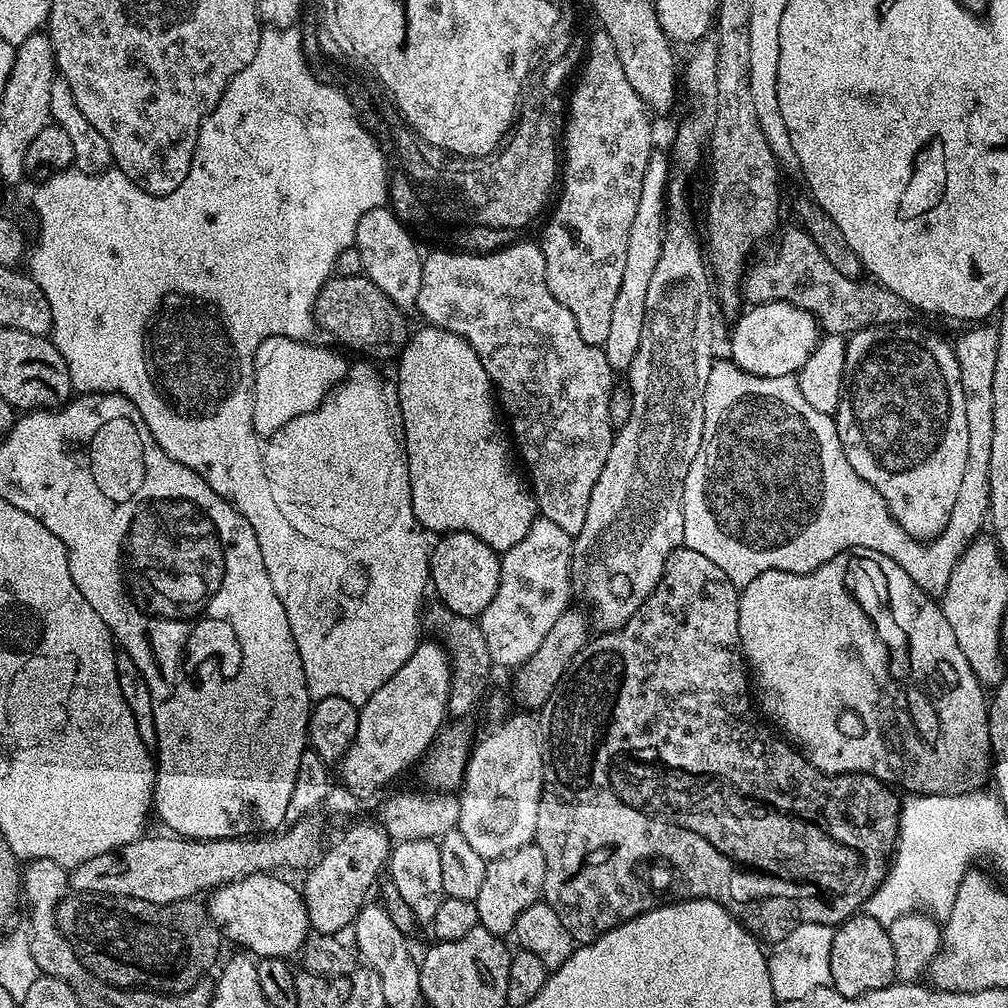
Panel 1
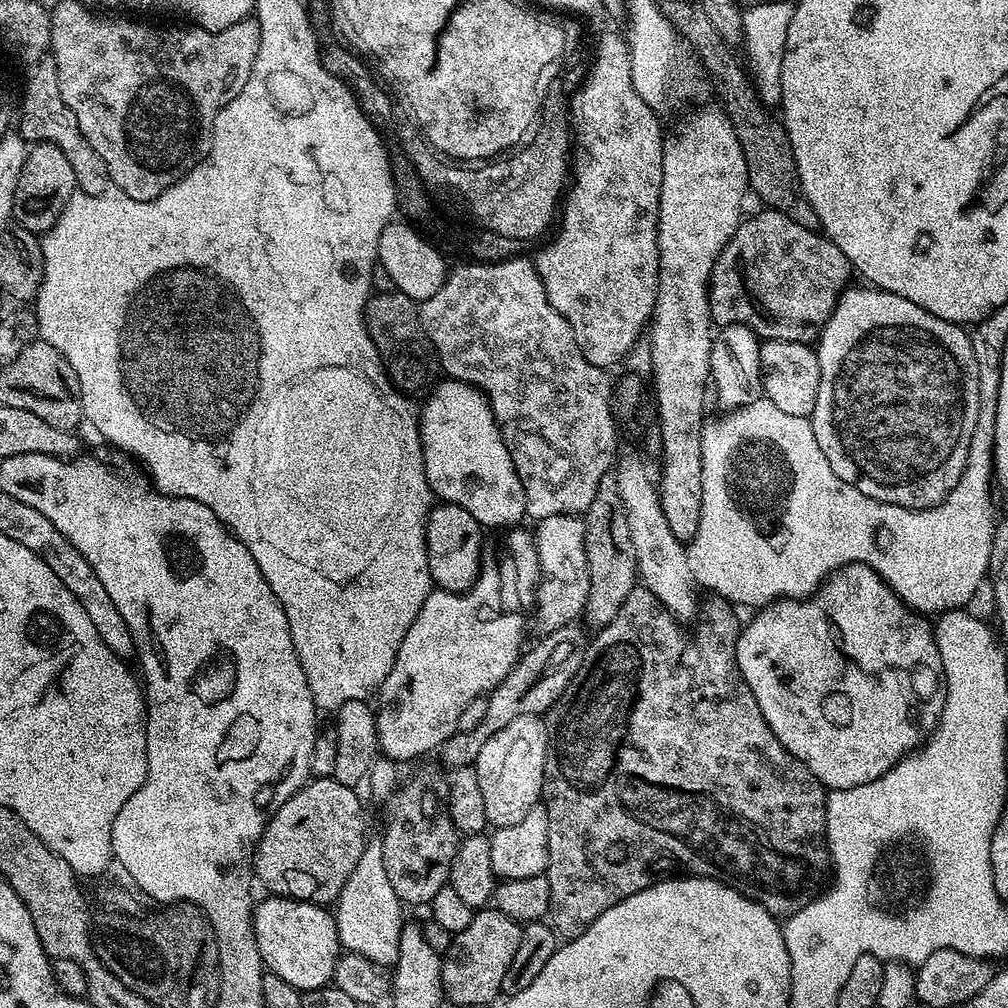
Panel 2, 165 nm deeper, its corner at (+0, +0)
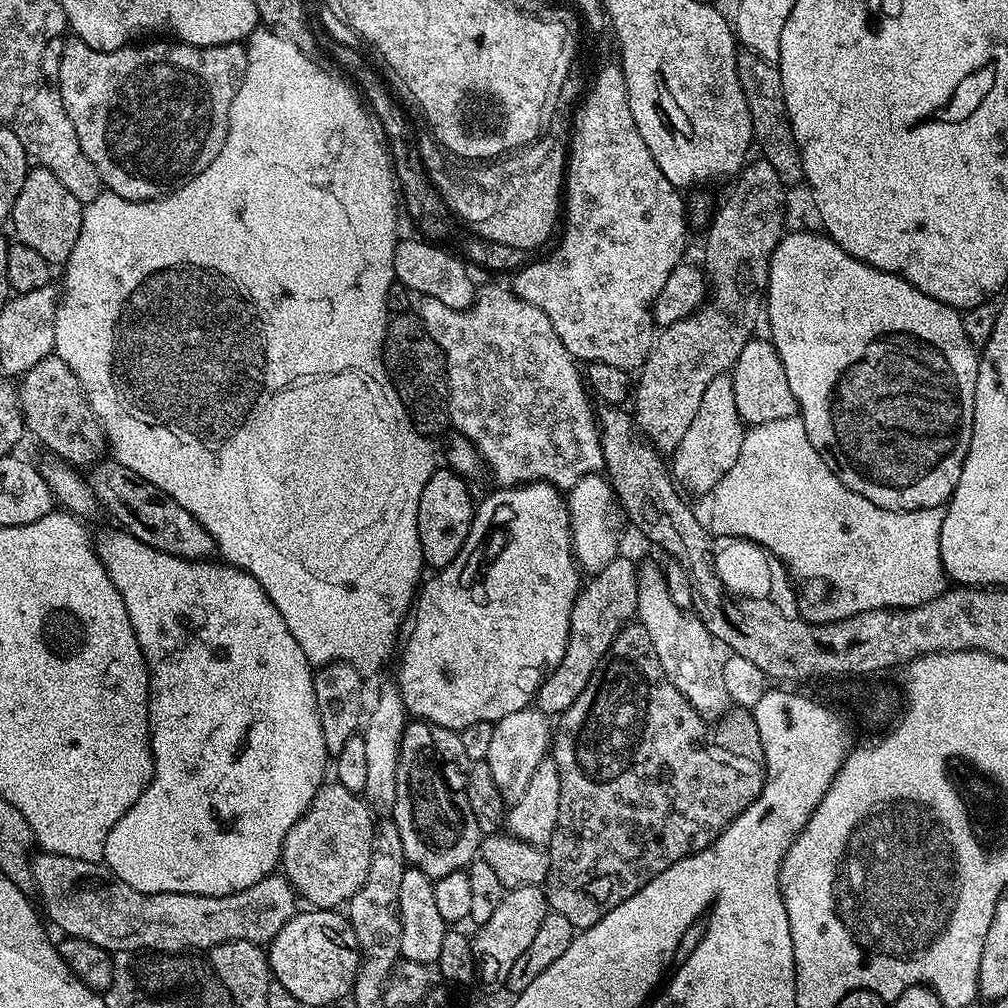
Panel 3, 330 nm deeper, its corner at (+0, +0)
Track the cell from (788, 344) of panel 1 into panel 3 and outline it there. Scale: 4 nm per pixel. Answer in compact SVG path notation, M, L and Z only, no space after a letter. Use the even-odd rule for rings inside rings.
M731 375L714 378L714 382L706 386L706 394L702 394L702 406L698 406L698 414L694 414L694 422L690 422L686 438L682 438L675 452L671 453L672 479L681 489L689 488L692 492L711 493L717 482L728 473L730 466L734 466L742 450L745 431L746 425L734 402Z

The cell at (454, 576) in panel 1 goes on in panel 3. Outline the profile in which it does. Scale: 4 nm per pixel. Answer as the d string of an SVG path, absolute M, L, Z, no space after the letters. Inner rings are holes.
M440 466L434 474L430 474L430 482L426 482L422 498L418 498L414 513L414 534L422 542L424 563L429 569L439 570L450 566L450 562L458 558L470 534L474 499L472 500L471 494L468 493L468 484L469 481L465 477L453 472L451 468Z

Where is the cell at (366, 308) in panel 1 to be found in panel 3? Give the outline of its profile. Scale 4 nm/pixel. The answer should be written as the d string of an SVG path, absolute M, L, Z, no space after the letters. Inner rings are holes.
M396 314L389 319L384 335L384 369L392 379L396 399L404 405L408 415L412 417L412 425L420 433L436 438L444 427L449 427L446 358L438 342L430 338L419 315Z

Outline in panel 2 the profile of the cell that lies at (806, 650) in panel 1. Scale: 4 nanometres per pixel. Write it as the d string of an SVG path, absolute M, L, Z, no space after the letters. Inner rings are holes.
M844 564L831 573L827 584L832 592L825 596L813 594L807 598L777 598L765 603L764 609L749 624L747 621L743 625L736 643L736 657L738 670L742 670L742 678L746 678L746 686L750 686L750 694L754 694L758 710L762 710L762 718L766 718L770 730L774 730L778 742L782 742L782 746L787 752L794 754L794 758L801 760L825 789L843 790L882 778L882 774L886 774L900 760L928 743L932 733L936 731L937 721L934 717L939 718L944 712L945 680L933 625L924 621L927 619L923 615L907 607L895 590L868 564Z

